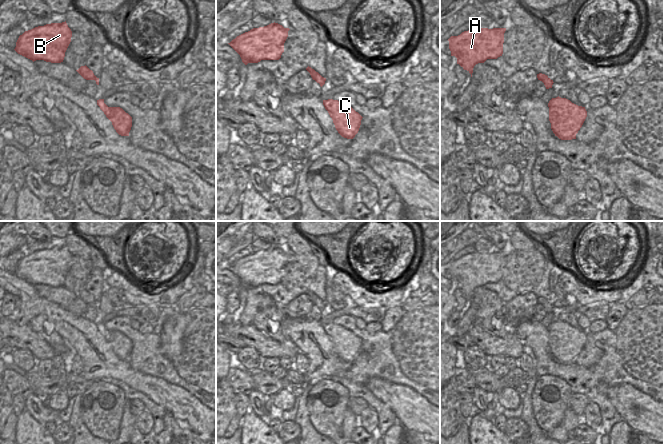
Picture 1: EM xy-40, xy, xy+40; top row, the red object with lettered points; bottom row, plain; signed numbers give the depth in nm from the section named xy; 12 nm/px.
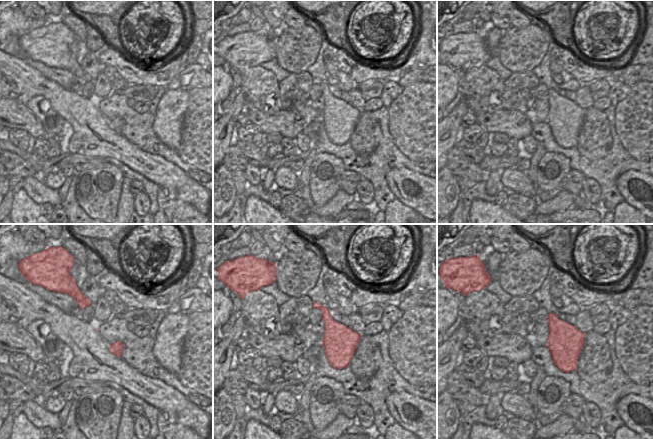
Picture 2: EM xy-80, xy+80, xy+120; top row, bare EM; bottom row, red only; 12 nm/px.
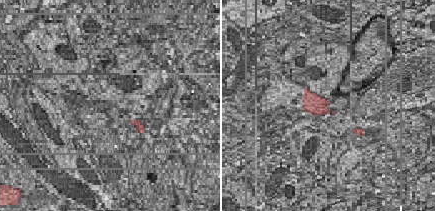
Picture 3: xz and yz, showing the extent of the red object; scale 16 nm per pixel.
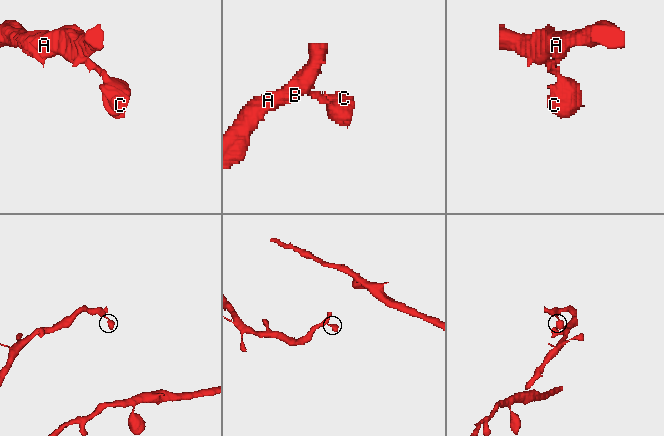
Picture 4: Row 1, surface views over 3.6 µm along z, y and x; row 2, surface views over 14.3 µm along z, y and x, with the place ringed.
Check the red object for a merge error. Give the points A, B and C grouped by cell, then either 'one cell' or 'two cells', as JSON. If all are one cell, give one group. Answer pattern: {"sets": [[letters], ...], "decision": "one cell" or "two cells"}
{"sets": [["A", "B", "C"]], "decision": "one cell"}

